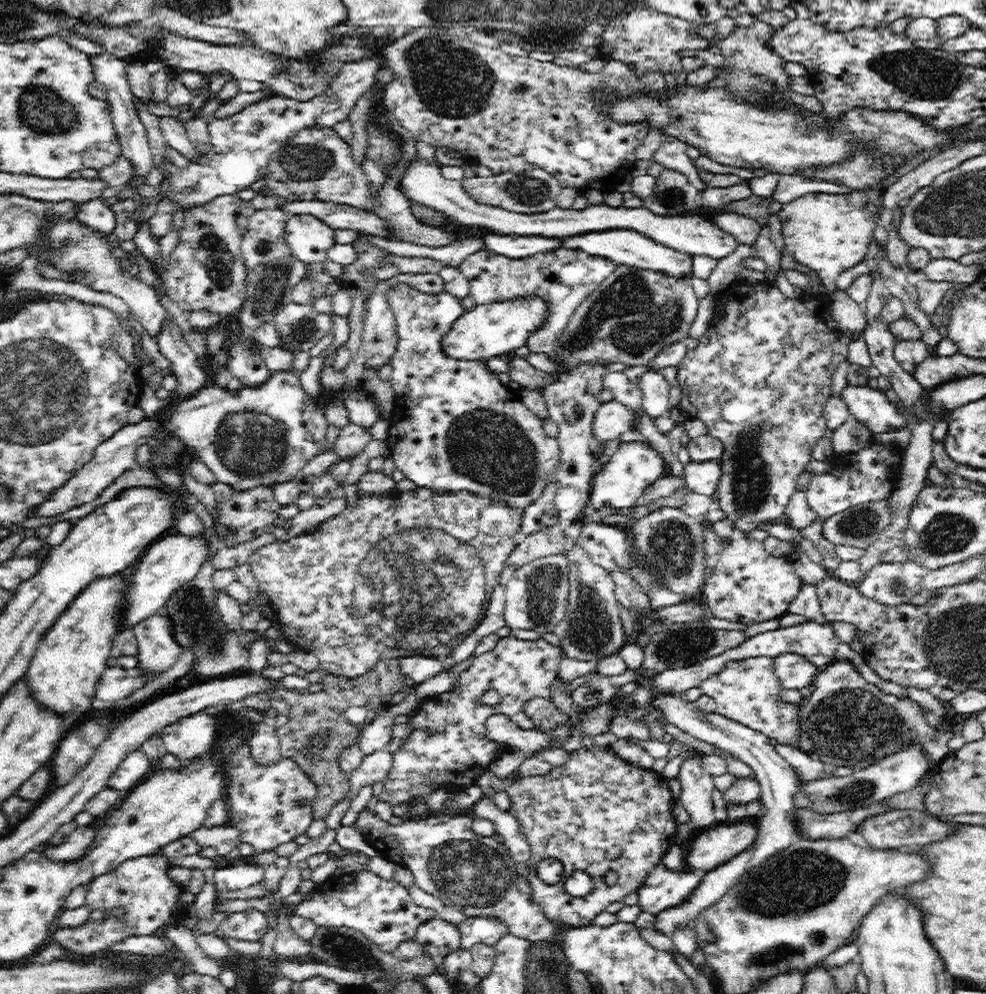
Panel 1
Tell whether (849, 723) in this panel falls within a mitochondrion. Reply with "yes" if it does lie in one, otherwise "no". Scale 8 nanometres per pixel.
yes

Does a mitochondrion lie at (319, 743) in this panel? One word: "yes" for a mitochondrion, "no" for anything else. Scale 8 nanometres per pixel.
yes

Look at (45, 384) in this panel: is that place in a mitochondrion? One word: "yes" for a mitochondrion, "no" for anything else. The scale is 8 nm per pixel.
yes

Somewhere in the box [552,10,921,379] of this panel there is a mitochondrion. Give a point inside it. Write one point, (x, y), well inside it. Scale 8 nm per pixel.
(630, 316)

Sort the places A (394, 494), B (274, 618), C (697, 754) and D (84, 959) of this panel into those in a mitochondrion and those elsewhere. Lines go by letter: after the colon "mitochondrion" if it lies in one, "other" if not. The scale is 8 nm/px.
A: other
B: other
C: other
D: other

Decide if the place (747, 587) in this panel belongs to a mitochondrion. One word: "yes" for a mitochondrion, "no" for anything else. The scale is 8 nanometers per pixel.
no

